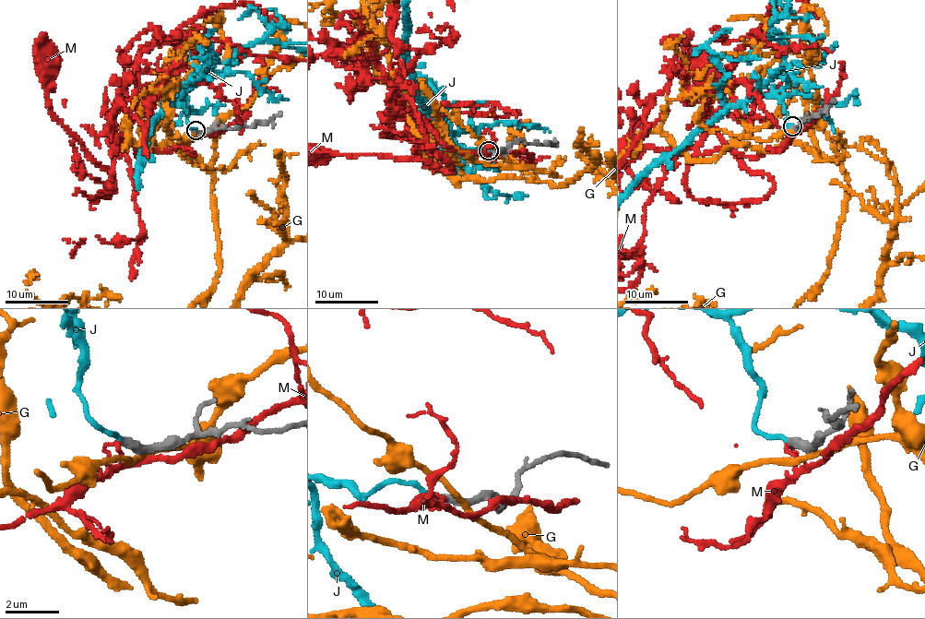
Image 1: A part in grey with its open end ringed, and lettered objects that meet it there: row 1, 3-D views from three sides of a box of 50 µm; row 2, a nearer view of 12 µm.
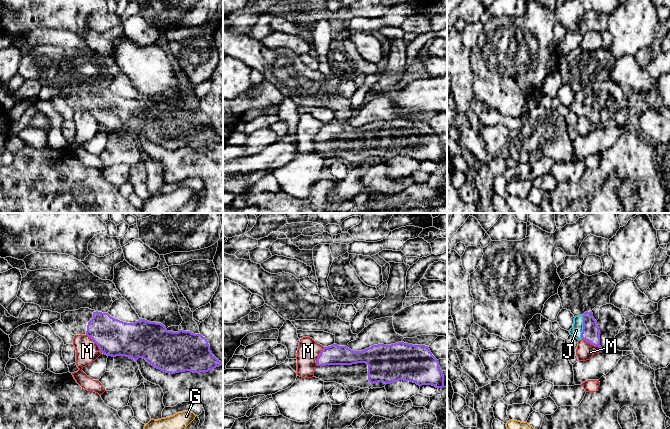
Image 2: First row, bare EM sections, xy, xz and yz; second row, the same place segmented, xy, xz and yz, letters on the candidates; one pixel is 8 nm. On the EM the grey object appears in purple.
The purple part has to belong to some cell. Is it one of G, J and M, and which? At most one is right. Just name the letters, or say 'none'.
J

